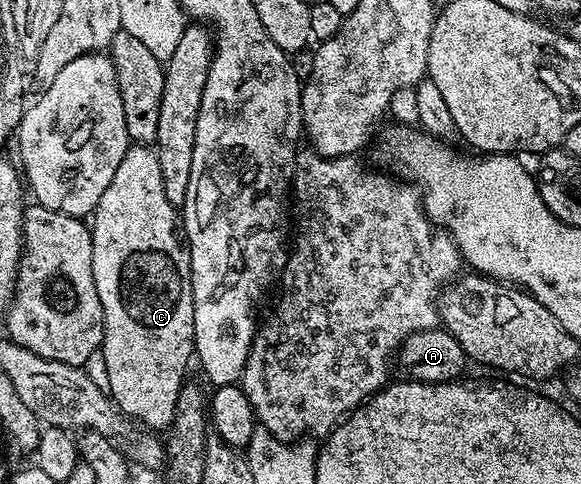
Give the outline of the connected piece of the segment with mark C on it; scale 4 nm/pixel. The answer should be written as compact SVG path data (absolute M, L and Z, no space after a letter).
M129 146L114 173L114 181L110 181L106 193L102 193L102 201L98 201L90 216L90 230L94 285L104 310L102 350L109 378L107 392L129 420L137 419L140 422L137 424L148 429L167 429L172 426L174 405L186 382L184 370L194 359L194 293L182 219L162 189L162 165L158 165L151 146Z

